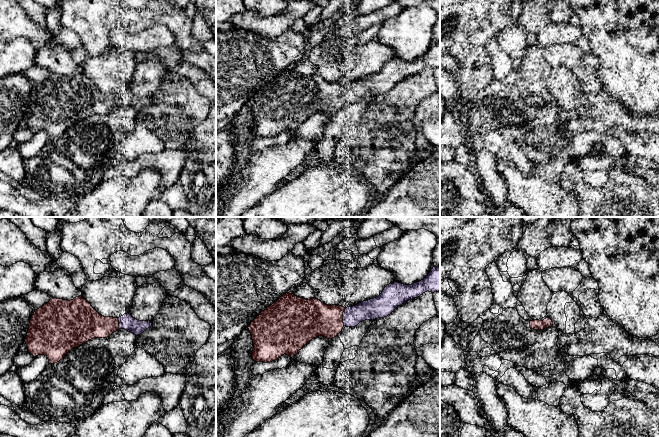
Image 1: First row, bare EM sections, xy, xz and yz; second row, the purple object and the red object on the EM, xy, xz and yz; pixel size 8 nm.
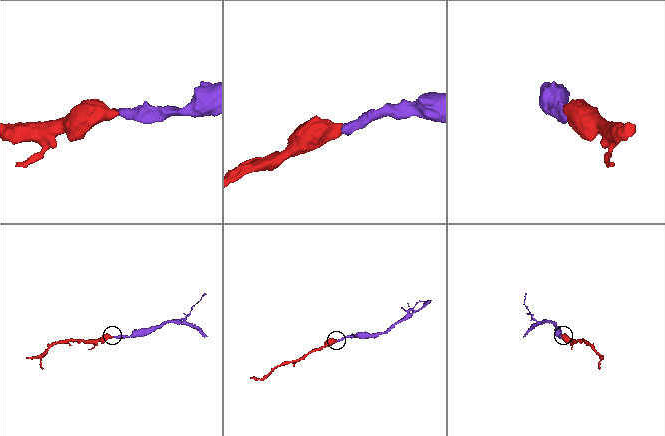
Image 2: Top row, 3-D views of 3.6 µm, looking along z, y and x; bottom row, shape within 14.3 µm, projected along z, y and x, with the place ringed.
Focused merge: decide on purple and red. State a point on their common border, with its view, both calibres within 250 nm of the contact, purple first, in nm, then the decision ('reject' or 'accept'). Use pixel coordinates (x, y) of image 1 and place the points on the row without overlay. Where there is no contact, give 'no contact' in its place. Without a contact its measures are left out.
contact xz (343, 93); calibres 170 and 300 nm; accept

